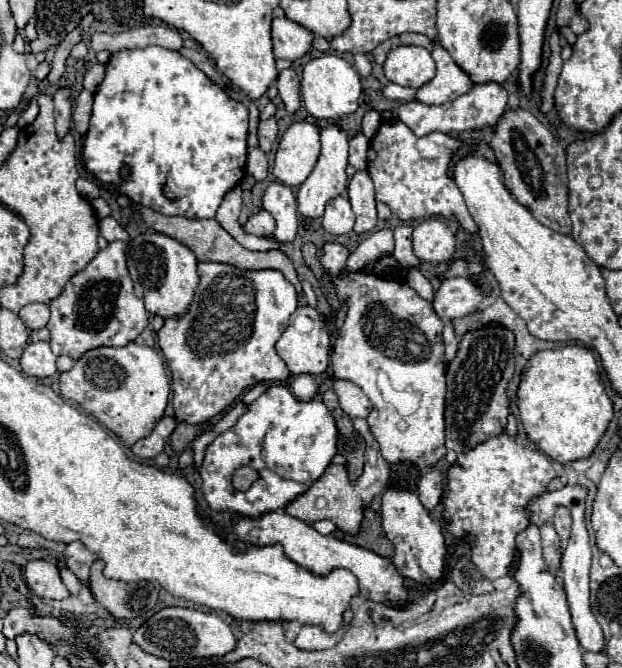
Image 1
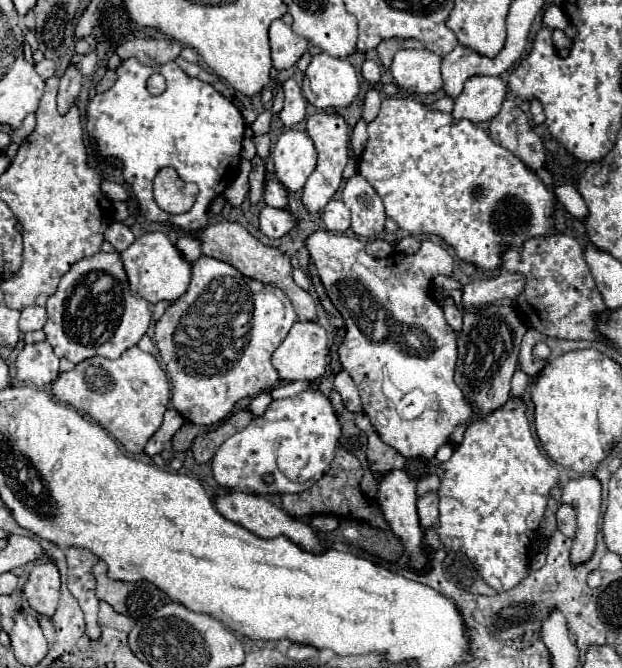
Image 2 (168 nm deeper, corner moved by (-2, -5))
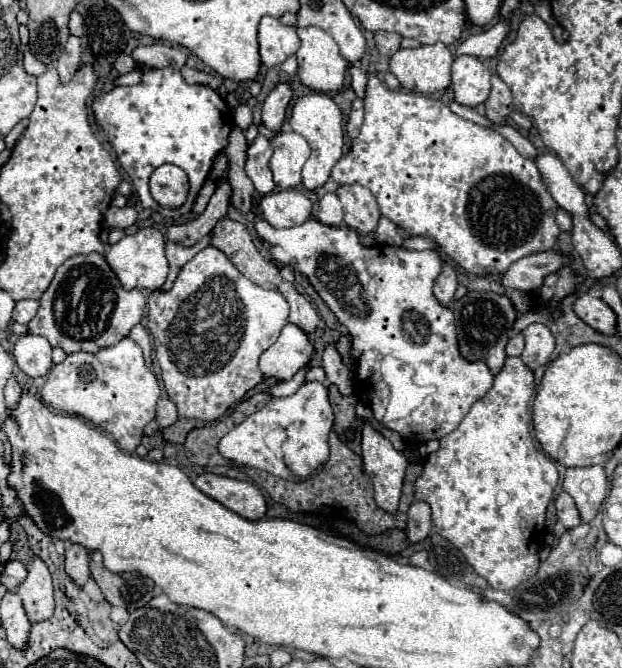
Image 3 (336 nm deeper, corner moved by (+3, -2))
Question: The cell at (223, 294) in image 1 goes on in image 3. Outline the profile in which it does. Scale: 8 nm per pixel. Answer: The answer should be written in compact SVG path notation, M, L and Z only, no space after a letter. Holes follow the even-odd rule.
M208 244L204 250L200 250L188 264L184 264L172 284L170 290L154 290L150 292L148 296L148 330L154 338L154 350L156 350L156 358L158 358L158 364L162 368L162 380L164 380L164 386L166 386L166 392L168 392L168 398L178 406L178 414L184 416L184 418L196 418L196 420L218 420L234 402L238 402L248 390L252 390L256 384L260 384L264 380L260 368L258 368L258 358L264 350L268 350L274 342L276 342L276 336L280 334L280 330L286 326L286 320L288 320L288 302L286 298L278 292L278 290L264 290L260 288L258 284L250 282L230 260L228 256L214 248L212 244Z

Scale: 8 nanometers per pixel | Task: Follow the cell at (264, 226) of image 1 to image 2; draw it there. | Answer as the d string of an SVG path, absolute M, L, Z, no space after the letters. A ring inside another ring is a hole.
M263 207L259 215L259 229L269 239L283 237L285 233L289 233L293 225L295 225L295 219L289 211L277 211L273 207Z

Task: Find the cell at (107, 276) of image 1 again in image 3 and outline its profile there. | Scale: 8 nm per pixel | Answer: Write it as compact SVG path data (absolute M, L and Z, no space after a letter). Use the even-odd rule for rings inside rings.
M102 254L72 256L56 270L54 280L40 298L38 314L28 322L28 330L48 338L52 346L60 346L66 354L98 352L128 336L132 326L142 320L144 304L140 290L122 288Z

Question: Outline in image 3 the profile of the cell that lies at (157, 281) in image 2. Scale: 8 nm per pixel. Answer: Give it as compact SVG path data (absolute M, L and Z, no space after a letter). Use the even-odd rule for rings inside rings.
M142 228L132 236L124 236L118 244L112 244L106 254L108 266L116 272L118 280L124 288L148 288L156 290L162 288L168 276L168 260L164 254L164 238L156 228Z

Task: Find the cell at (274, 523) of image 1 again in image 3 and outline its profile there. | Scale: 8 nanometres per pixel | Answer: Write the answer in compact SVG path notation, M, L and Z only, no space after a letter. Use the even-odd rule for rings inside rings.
M204 472L194 480L194 484L206 496L218 500L226 508L230 508L232 512L236 512L248 520L258 520L266 514L264 496L250 482Z

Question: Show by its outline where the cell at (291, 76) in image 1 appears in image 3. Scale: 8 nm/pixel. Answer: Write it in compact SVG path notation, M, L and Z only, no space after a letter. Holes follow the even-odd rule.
M280 84L268 94L268 98L262 104L262 124L268 130L280 132L282 124L286 122L286 110L290 98L292 98L292 88L288 84Z

